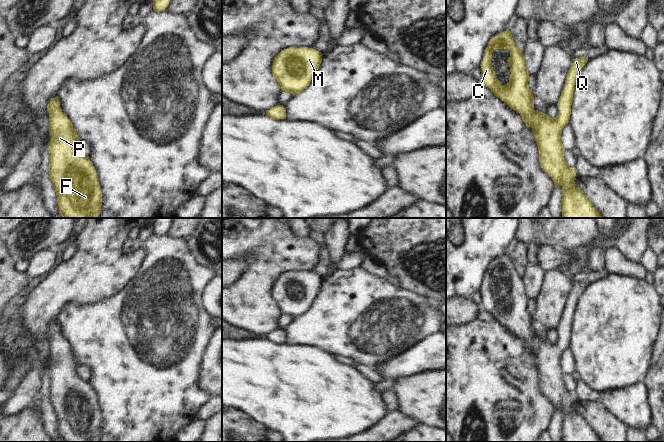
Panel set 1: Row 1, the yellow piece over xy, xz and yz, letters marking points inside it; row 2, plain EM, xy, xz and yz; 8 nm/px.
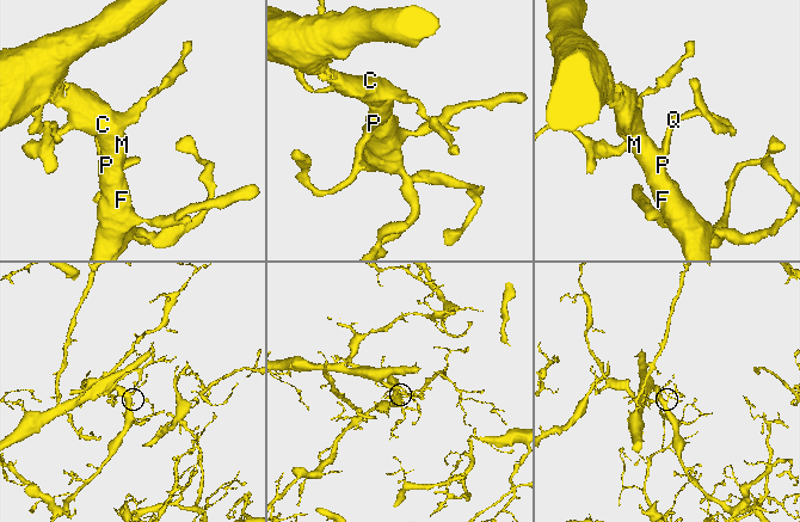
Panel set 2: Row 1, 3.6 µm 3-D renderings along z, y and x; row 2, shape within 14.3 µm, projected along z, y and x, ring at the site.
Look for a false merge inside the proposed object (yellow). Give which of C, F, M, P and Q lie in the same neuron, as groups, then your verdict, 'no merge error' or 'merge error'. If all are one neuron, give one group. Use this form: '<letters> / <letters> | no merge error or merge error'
C F M P Q | no merge error

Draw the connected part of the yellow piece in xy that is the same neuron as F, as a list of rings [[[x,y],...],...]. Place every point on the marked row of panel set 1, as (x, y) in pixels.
[[[58,96],[47,106],[49,112],[49,176],[56,190],[63,218],[97,218],[102,192],[96,170],[88,156],[77,149],[79,137],[71,120],[60,108]]]

